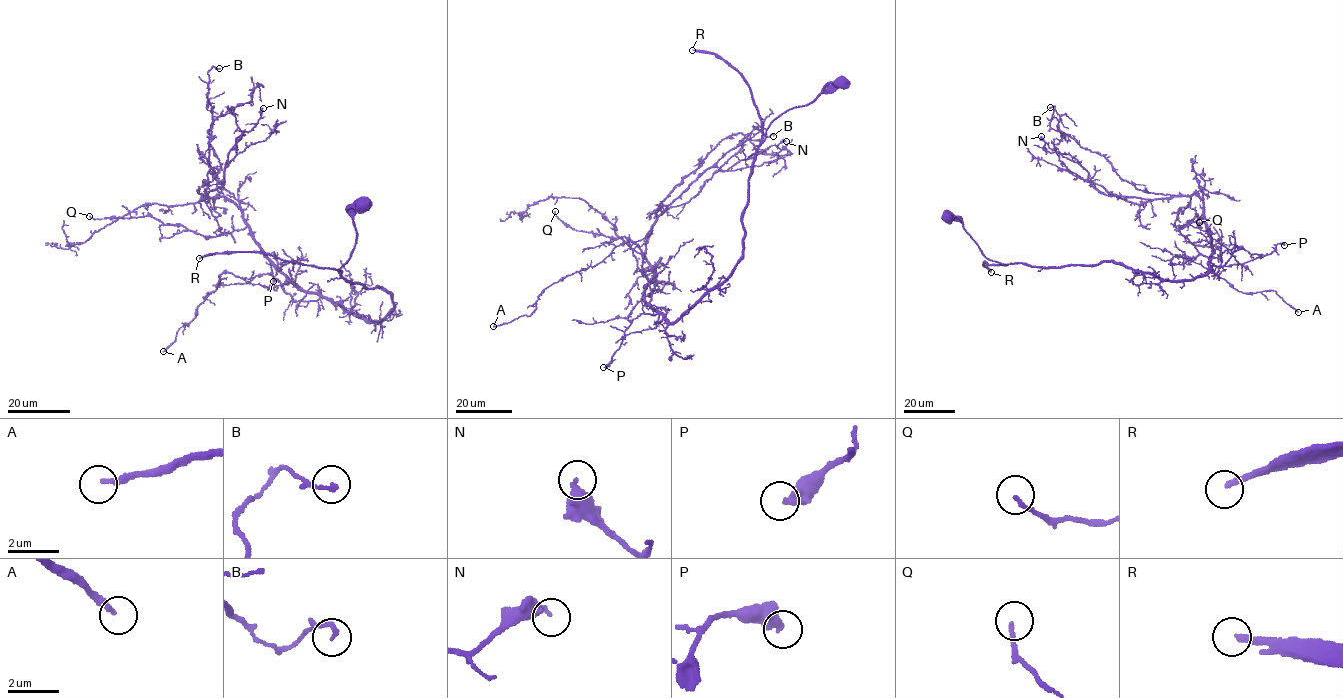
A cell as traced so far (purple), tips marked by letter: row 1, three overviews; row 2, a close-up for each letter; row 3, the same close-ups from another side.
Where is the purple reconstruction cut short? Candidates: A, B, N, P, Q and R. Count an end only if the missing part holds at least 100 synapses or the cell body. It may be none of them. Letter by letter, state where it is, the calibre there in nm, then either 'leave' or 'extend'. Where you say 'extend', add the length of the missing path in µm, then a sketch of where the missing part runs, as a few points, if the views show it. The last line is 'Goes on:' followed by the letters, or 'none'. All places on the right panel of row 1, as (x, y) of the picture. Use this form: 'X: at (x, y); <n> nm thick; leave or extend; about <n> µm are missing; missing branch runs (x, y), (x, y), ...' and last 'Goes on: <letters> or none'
A: at (1298, 312); 200 nm thick; leave
B: at (1050, 107); 150 nm thick; leave
N: at (1041, 136); 240 nm thick; leave
P: at (1284, 245); 460 nm thick; leave
Q: at (1199, 222); 160 nm thick; leave
R: at (991, 272); 240 nm thick; extend; about 250 µm are missing
Goes on: R

